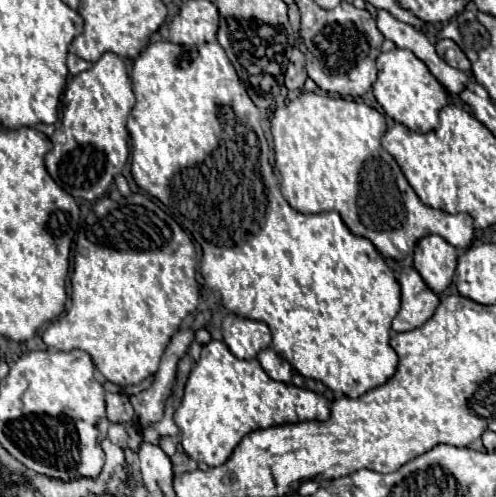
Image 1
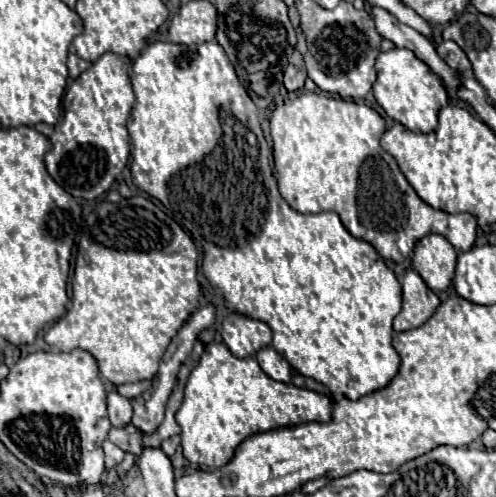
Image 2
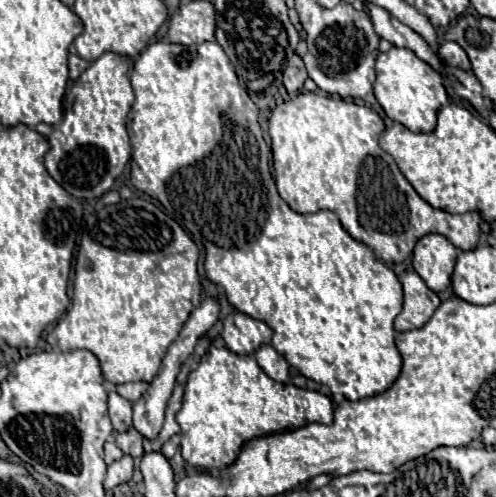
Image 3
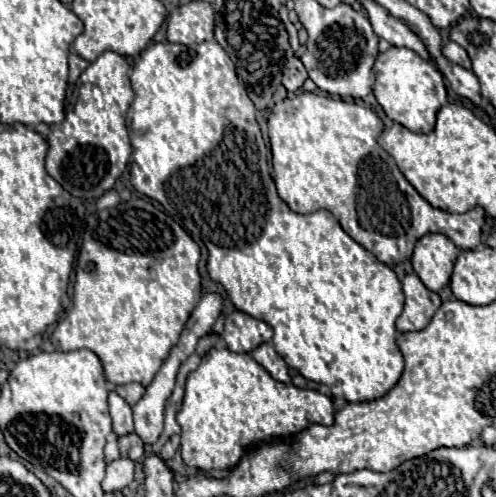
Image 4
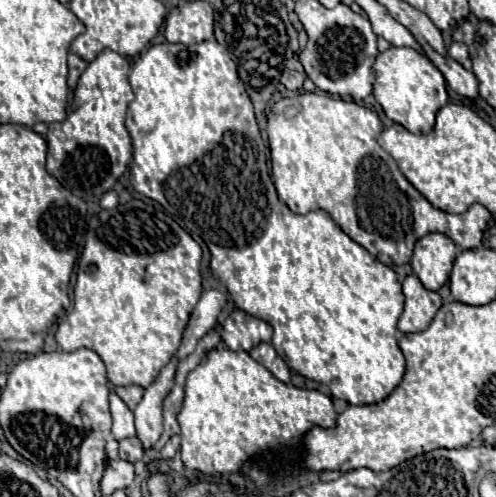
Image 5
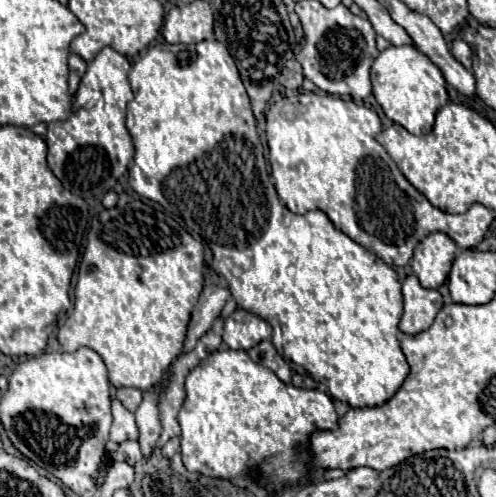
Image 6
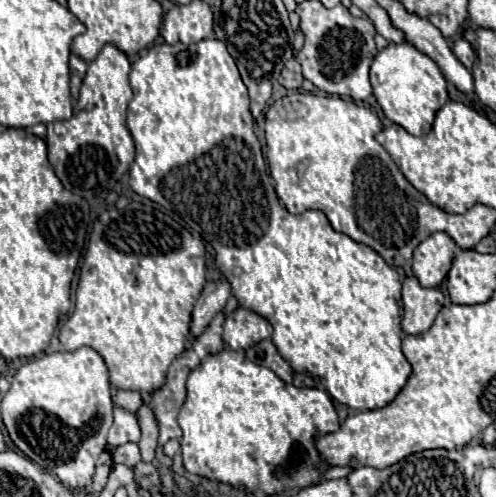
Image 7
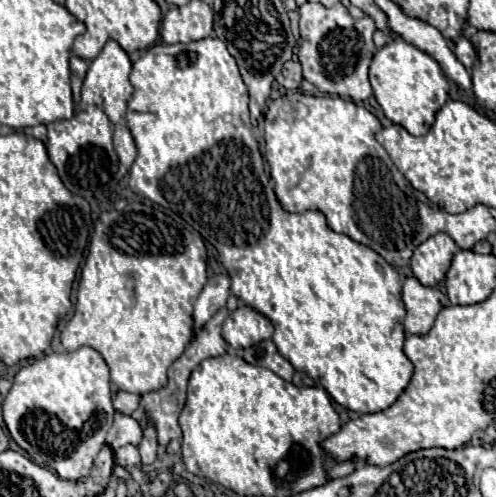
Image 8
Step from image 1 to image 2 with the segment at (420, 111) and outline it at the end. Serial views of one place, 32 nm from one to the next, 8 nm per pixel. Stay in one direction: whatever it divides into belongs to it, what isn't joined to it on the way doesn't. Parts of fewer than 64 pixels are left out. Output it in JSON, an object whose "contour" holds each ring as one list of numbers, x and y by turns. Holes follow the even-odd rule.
{"contour":[[404,48,380,52,376,58,376,70,378,80,374,84,374,96,386,116,412,132,432,132,438,126,438,110,448,104,448,94,440,78,422,60,418,60,414,52]]}

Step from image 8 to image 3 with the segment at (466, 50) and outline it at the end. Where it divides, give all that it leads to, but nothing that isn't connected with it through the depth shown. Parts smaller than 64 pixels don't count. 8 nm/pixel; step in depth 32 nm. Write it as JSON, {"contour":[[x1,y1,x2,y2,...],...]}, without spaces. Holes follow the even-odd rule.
{"contour":[[442,42,442,44,438,46,438,56,440,56,446,64,450,64,450,66,462,68,462,70,466,70,466,72,472,70,466,52,464,52,456,42]]}

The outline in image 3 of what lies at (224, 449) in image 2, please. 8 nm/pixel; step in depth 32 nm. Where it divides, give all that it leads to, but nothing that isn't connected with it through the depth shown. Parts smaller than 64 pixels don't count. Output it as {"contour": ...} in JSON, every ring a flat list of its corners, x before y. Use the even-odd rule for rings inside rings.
{"contour":[[212,344,198,368,188,376,176,422,182,428,184,460,198,468,220,470,236,460,242,444,250,438,294,430,310,422,330,424,332,412,334,404,328,396,294,384,276,382,256,364,254,356,238,356,226,346]]}

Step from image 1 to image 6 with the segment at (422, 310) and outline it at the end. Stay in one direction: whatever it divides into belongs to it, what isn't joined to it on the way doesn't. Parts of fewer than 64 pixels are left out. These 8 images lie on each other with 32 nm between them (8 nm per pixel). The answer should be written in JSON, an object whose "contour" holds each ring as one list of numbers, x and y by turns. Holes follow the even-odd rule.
{"contour":[[408,276,402,282,404,294,404,314,398,328,404,334,418,334,430,328,438,310,442,308,442,296,438,290,422,288,416,276]]}

